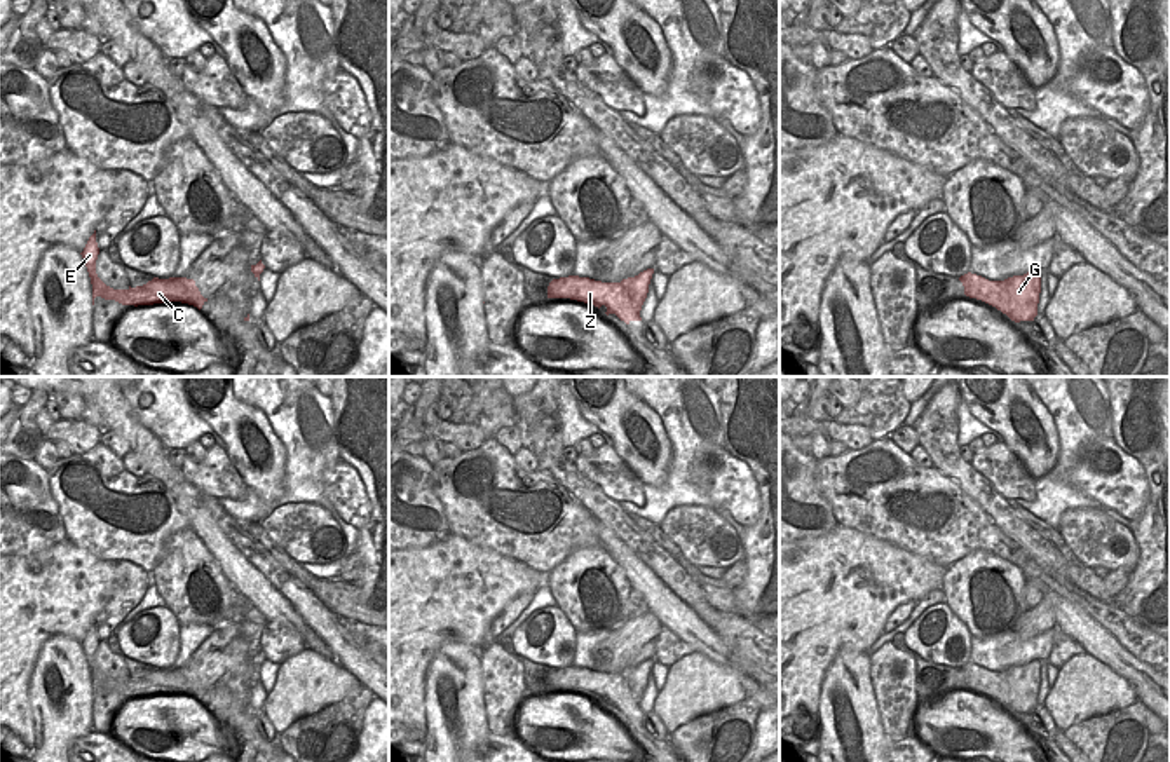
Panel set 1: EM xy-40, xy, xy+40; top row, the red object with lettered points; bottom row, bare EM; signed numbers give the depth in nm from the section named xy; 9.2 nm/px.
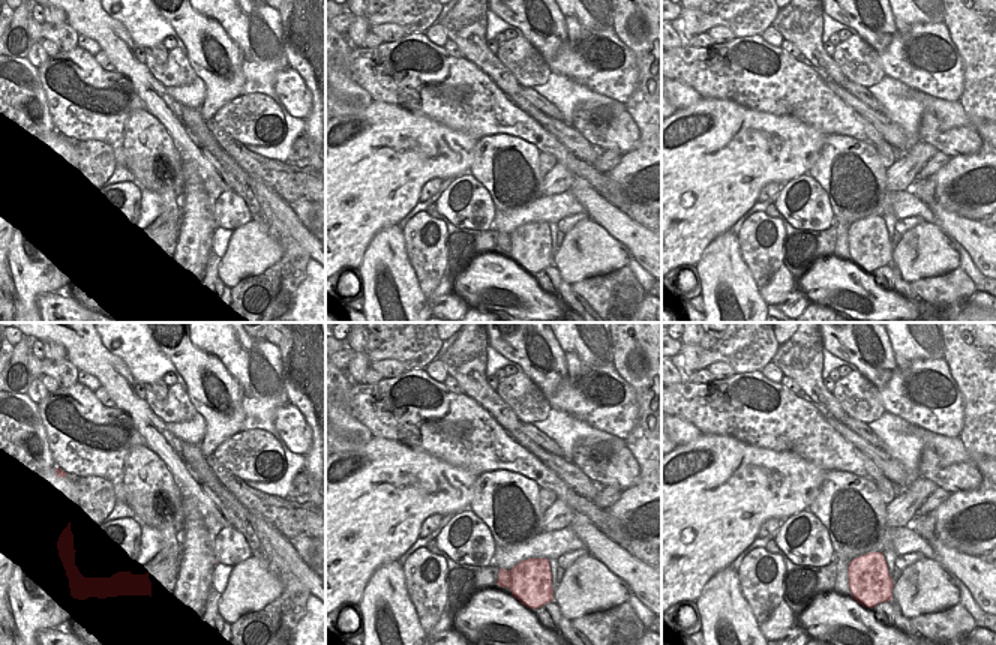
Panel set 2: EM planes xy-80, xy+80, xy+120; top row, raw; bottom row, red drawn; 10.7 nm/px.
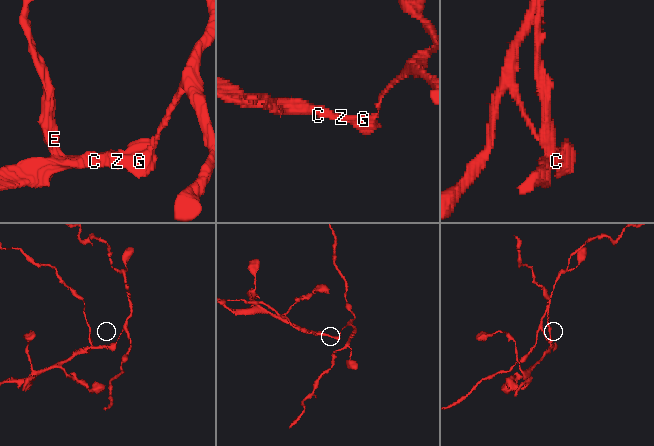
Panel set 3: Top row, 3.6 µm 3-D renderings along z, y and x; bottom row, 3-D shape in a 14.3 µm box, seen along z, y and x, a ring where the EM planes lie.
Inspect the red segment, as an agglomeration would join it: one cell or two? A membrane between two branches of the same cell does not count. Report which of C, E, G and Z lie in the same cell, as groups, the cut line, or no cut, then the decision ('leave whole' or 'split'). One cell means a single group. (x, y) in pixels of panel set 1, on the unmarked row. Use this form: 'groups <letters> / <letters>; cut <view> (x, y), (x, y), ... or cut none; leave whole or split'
groups C E Z / G; cut xy (611, 673), (611, 679), (595, 696); split

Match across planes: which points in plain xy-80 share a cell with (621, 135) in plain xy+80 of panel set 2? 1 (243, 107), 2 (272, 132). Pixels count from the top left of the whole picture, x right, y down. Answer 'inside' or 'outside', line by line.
1: inside
2: inside

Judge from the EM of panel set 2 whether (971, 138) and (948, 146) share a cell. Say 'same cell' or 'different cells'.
same cell

